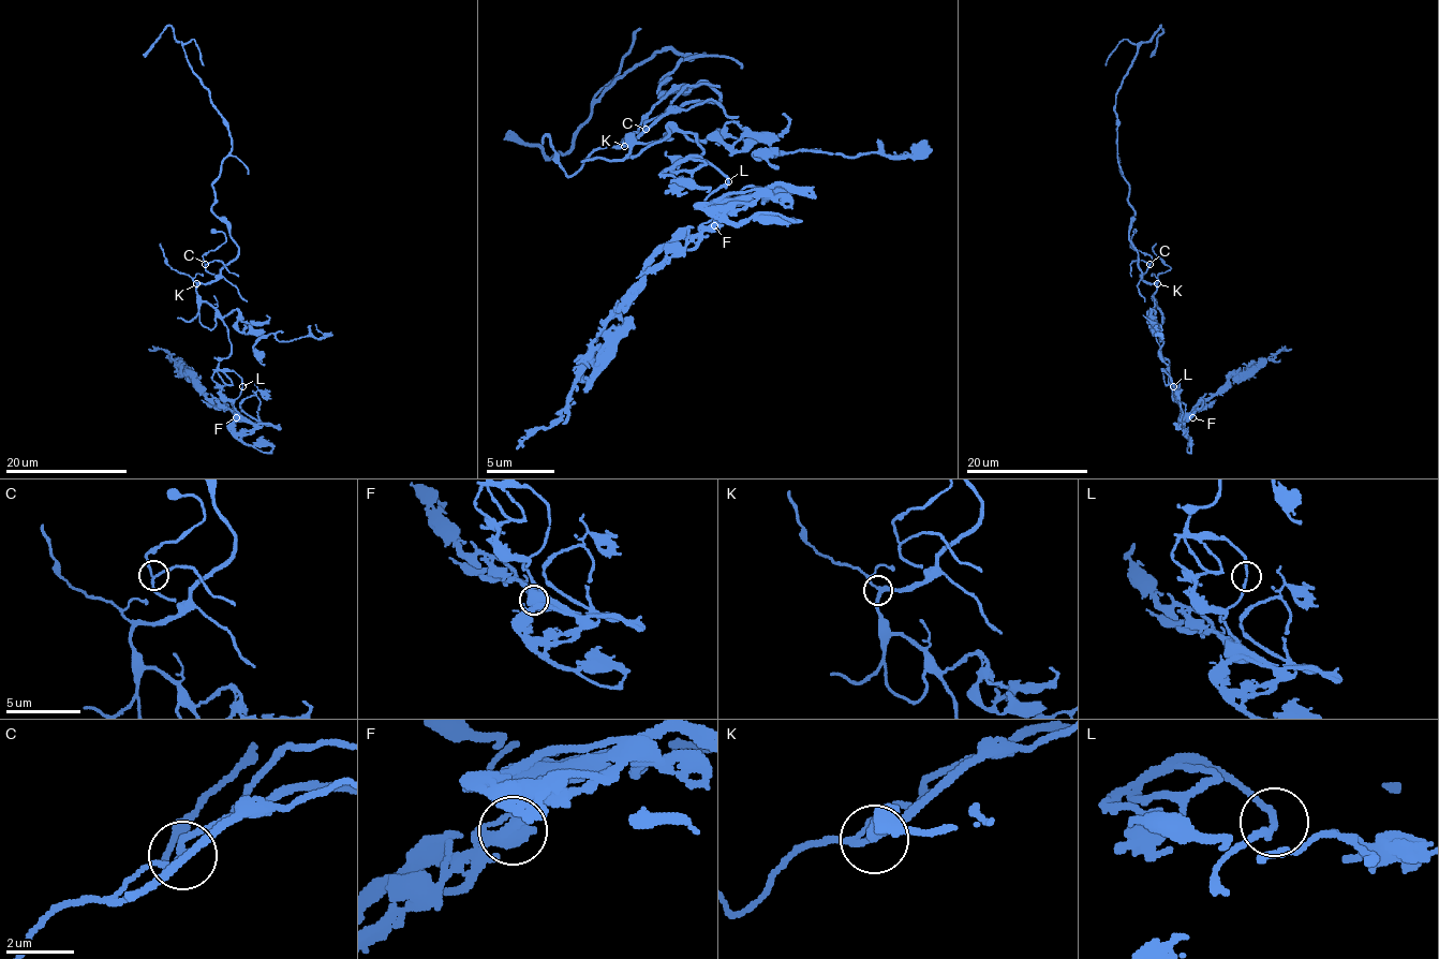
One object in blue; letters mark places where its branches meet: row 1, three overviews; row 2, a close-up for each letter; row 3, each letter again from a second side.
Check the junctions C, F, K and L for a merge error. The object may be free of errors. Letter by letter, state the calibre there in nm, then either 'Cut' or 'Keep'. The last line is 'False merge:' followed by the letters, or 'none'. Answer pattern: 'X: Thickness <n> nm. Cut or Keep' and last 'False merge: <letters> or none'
C: Thickness 140 nm. Keep
F: Thickness 500 nm. Keep
K: Thickness 200 nm. Keep
L: Thickness 160 nm. Keep
False merge: none

